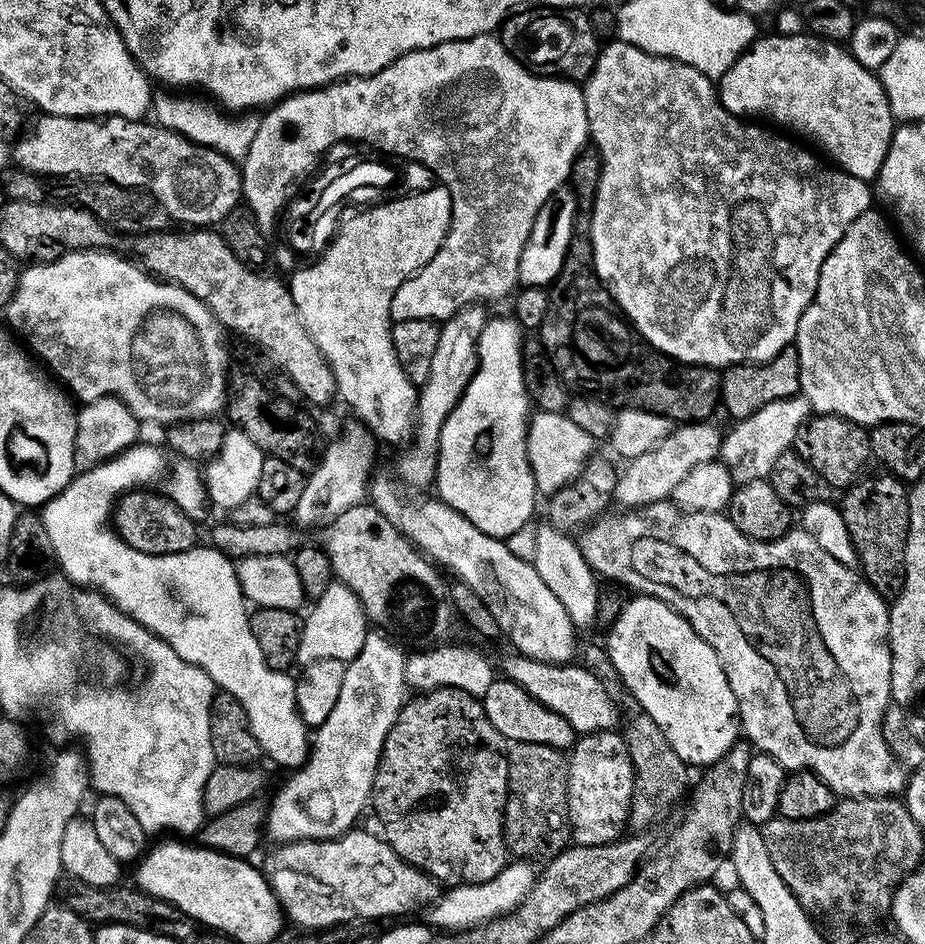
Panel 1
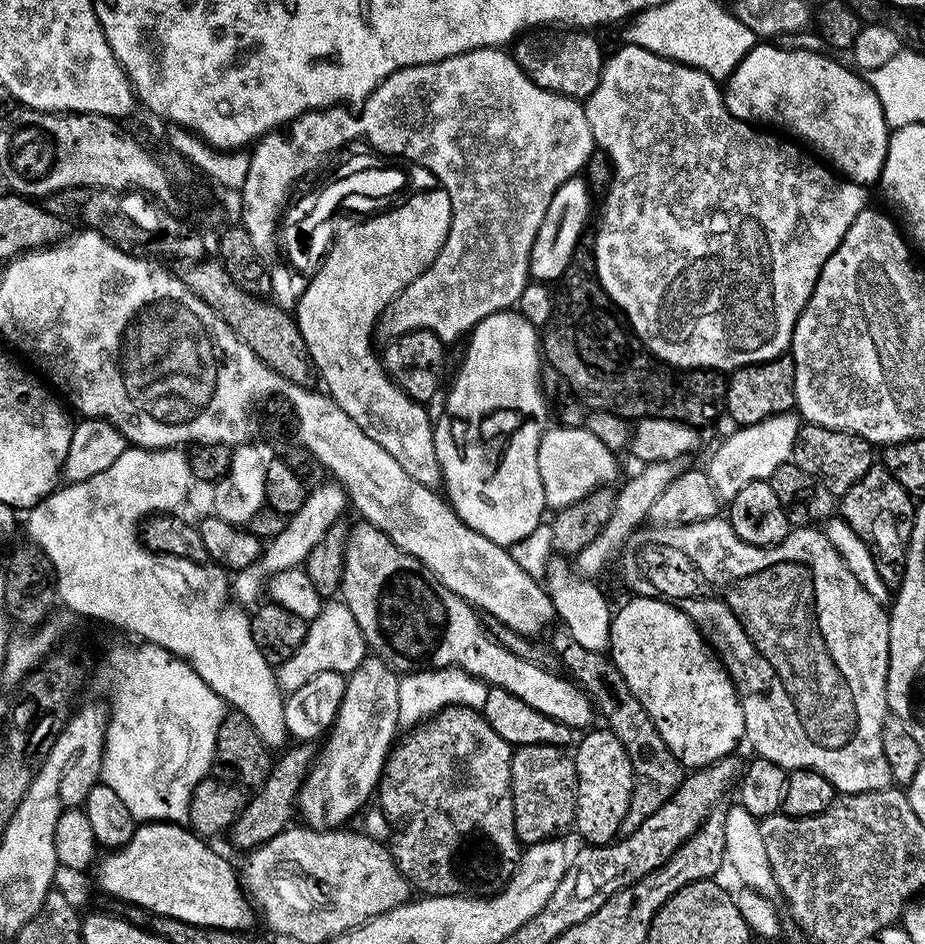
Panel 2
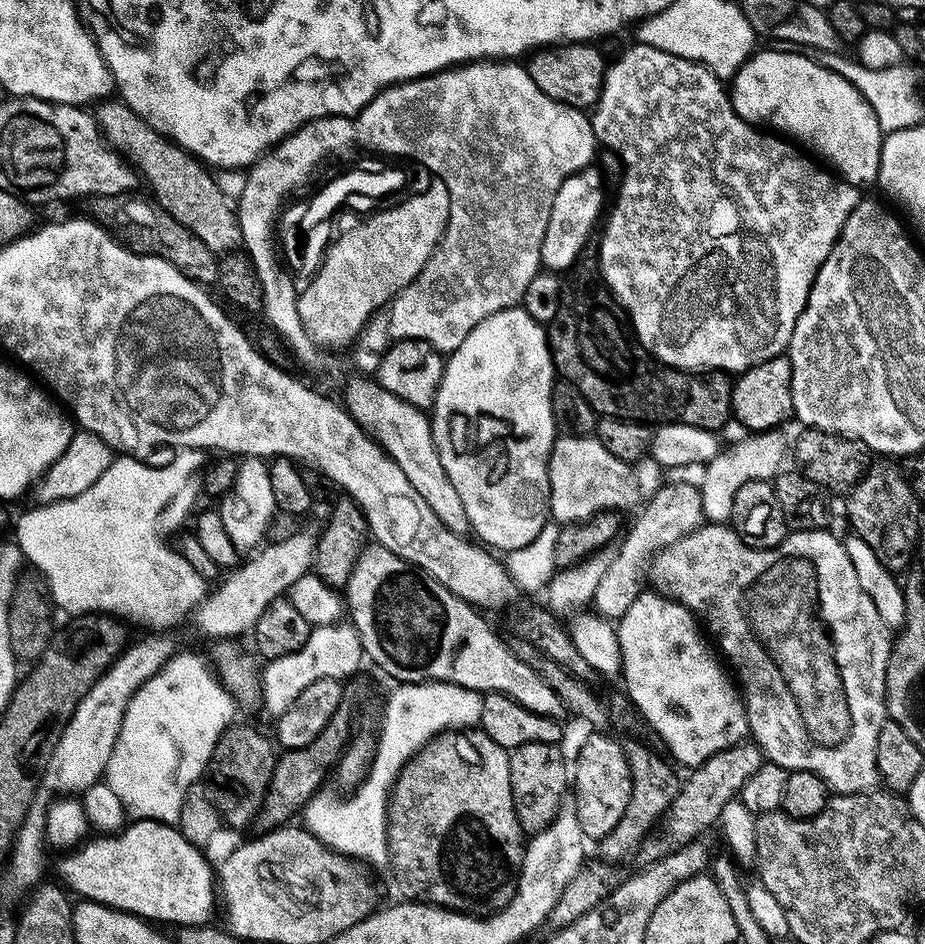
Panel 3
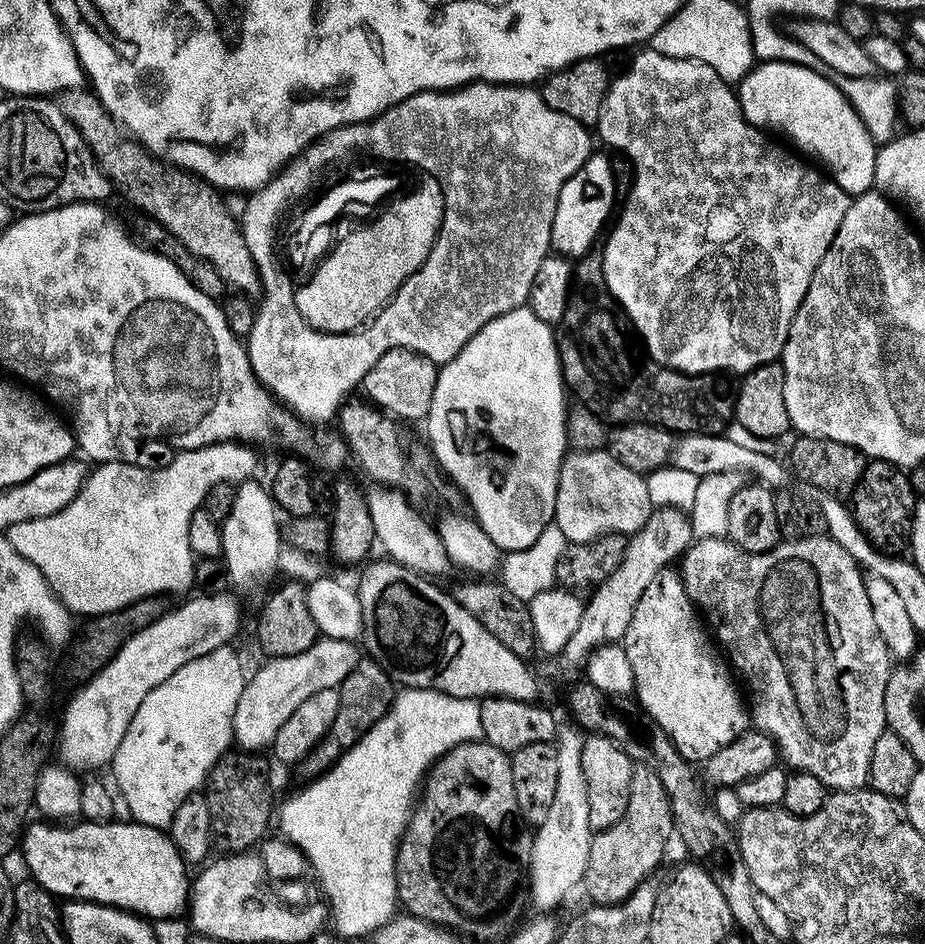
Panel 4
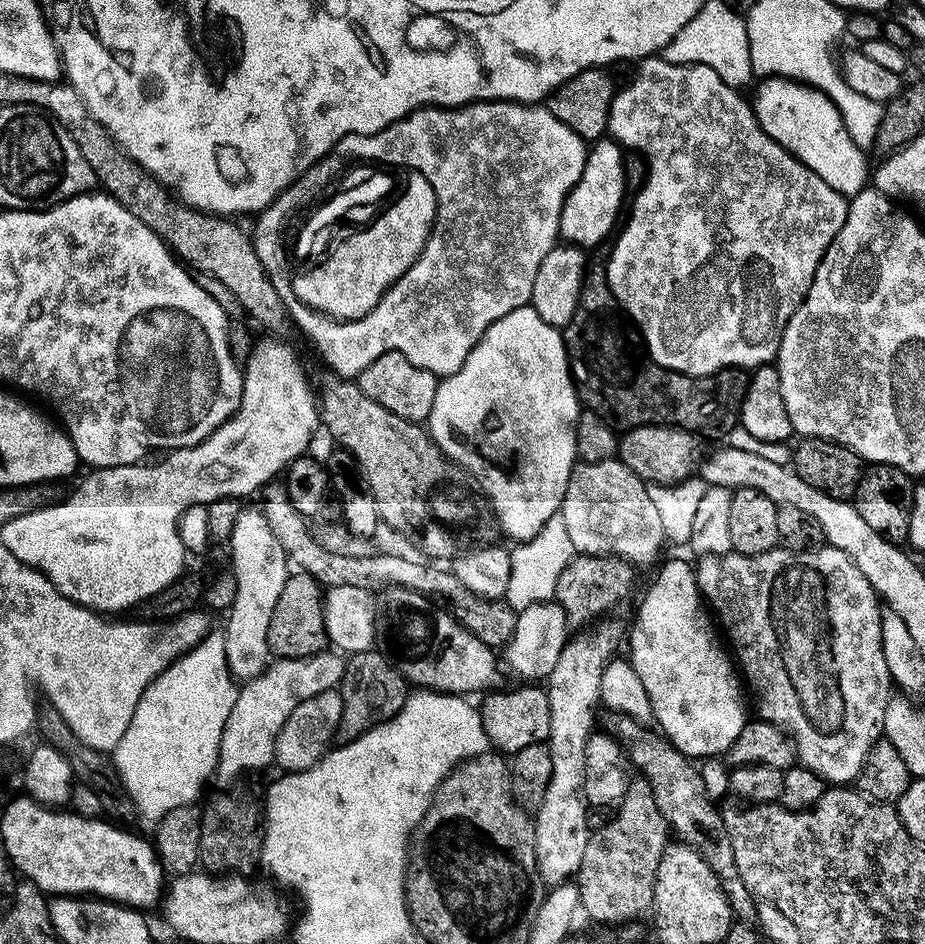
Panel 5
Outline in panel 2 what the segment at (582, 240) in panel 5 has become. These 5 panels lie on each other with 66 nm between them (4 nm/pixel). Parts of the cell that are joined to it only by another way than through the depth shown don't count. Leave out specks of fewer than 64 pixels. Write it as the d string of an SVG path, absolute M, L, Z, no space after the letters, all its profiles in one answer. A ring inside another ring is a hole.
M573 178L562 182L558 190L550 198L550 207L546 210L546 218L542 218L542 226L538 226L538 234L534 238L534 246L530 254L528 271L536 282L556 282L566 270L572 257L578 251L576 243L588 224L588 215L592 212L594 197L588 190L588 181Z

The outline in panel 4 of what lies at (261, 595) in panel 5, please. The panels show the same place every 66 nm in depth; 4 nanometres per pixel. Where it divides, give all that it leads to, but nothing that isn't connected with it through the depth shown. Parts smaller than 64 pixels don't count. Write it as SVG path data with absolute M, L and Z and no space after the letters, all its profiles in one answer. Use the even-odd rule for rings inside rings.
M255 479L245 480L236 489L234 504L230 507L230 512L226 514L224 520L219 525L220 529L220 551L222 553L222 563L226 569L226 576L229 581L233 580L240 588L252 588L276 563L280 560L280 539L281 521L276 520L278 509L272 501L271 491L260 484L256 484Z

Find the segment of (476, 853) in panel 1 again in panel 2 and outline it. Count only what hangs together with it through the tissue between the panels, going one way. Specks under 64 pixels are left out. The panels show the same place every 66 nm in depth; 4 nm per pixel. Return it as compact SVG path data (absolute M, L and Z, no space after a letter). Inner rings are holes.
M444 708L436 715L415 725L411 730L399 737L398 743L388 753L384 764L383 776L378 787L379 811L384 813L384 820L388 823L386 840L396 866L408 880L417 893L424 896L479 896L487 897L495 894L508 883L508 879L516 873L516 866L520 863L522 845L516 837L514 826L514 810L512 809L512 753L513 745L508 744L486 722L483 711L475 708Z

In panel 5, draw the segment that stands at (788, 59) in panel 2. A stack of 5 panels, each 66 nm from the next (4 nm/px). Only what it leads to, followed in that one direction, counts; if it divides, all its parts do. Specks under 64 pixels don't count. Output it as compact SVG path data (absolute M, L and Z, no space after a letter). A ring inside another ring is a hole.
M781 76L761 79L755 88L756 97L750 100L752 113L758 118L766 135L774 138L774 142L782 145L790 155L797 156L810 170L814 170L814 174L818 174L826 186L838 190L840 196L851 198L864 191L870 180L870 164L868 168L865 149L854 142L838 106L825 92Z

